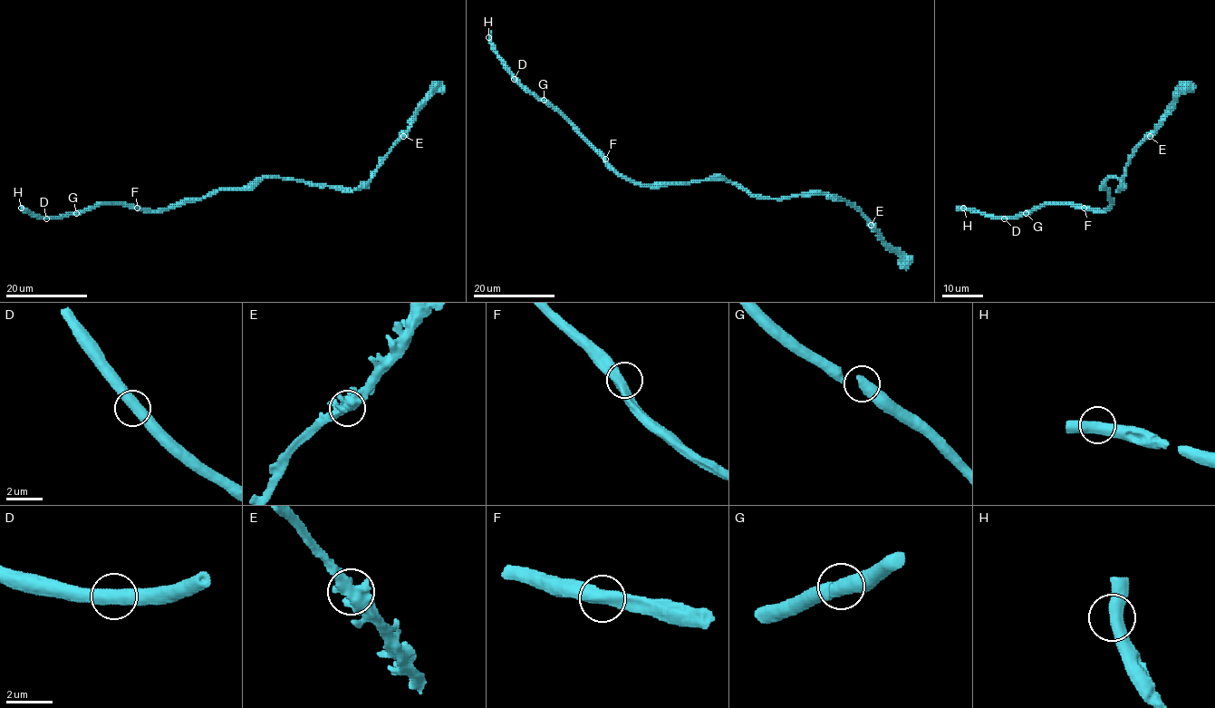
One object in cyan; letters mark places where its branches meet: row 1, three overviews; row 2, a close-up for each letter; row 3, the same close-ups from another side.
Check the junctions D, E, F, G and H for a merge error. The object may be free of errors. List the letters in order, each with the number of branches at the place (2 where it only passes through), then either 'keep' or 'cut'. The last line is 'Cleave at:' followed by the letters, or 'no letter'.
D: branches 2; keep
E: branches 4; keep
F: branches 2; keep
G: branches 2; keep
H: branches 2; keep
Cleave at: no letter

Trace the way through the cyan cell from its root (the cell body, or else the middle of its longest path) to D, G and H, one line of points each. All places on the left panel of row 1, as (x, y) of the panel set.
D: (233, 189), (216, 189), (197, 198), (184, 198), (159, 210), (96, 204), (74, 213), (46, 218)
G: (233, 189), (216, 189), (197, 198), (184, 198), (159, 210), (96, 204), (76, 213)
H: (233, 189), (216, 189), (197, 198), (184, 198), (159, 210), (96, 204), (74, 213), (34, 217), (21, 208)

